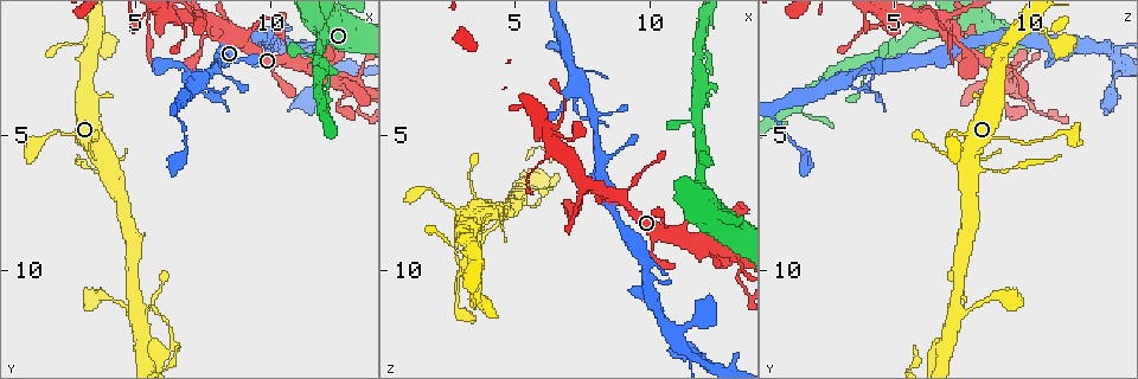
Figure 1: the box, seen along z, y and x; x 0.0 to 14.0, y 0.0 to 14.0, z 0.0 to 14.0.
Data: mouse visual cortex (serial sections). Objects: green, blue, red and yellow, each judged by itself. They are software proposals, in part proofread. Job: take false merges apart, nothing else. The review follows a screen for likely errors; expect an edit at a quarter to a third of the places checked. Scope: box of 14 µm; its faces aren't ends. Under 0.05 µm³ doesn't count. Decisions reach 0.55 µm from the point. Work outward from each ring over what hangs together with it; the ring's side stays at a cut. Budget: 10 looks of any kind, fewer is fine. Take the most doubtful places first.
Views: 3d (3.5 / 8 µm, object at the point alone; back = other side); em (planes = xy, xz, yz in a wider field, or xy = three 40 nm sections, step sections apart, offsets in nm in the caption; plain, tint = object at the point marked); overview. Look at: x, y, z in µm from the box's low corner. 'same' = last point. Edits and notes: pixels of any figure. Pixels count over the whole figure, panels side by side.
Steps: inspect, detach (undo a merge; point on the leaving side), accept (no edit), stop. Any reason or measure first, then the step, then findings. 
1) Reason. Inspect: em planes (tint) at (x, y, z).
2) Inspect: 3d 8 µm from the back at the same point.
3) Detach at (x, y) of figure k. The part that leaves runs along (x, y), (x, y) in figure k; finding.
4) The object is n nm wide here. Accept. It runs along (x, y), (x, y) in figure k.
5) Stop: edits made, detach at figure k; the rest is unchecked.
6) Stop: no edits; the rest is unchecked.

Arms run side by side. Inspect: 3d 3.5 µm from the back at (13.3, 3.4, 9.5).

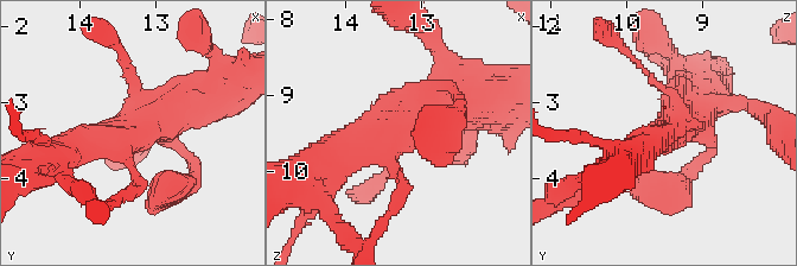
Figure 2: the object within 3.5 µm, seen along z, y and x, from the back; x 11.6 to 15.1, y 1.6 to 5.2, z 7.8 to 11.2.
Now the EM. Inspect: em xy step 1 (tint) at (13.30, 3.45, 9.50).

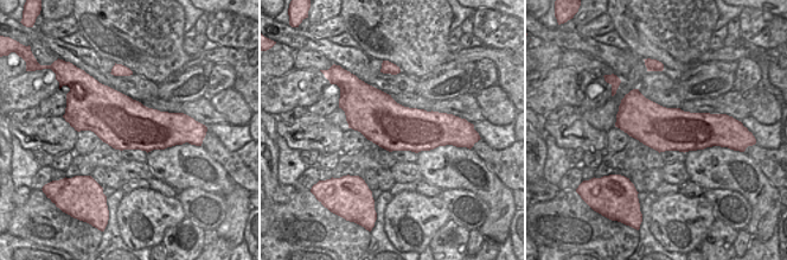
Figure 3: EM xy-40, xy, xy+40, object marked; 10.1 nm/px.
Inspect: em planes (tint) at the same point.

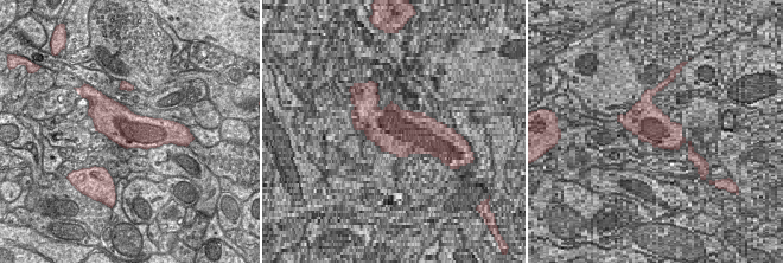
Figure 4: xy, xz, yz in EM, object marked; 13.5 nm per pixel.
Accept. All the same cell.

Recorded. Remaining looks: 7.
Branch point. Inspect: em xy step 2 (tint) at (12.0, 1.3, 5.9).

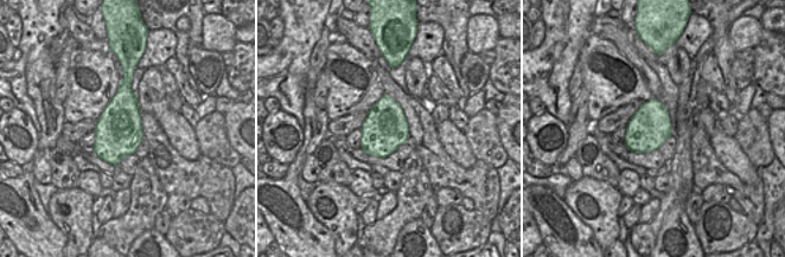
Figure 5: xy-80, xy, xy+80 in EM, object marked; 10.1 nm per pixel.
See where the arms go. Inspect: 3d 3.5 µm at the same point.

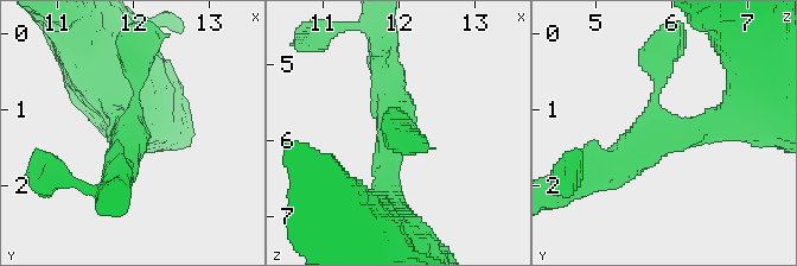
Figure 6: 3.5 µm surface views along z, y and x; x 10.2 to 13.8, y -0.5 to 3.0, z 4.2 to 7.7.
3 arms meet here. Accept. It runs along (740, 112), (597, 171) in figure 6; continuous, no second cell.

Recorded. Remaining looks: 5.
Three-way junction. Inspect: 3d 3.5 µm at (4.9, 11.5, 7.4).

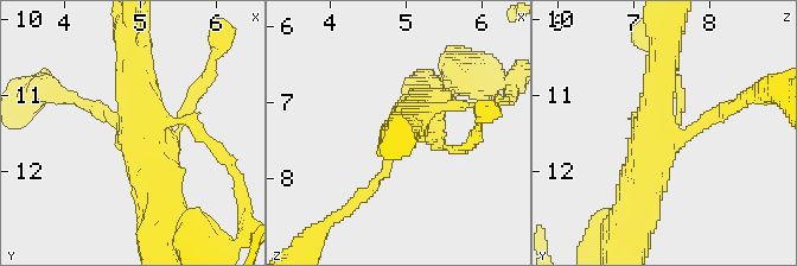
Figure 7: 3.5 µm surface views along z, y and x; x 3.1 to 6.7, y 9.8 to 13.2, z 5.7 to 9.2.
Inspect: em xy step 5 (tint) at (4.90, 11.50, 7.45).

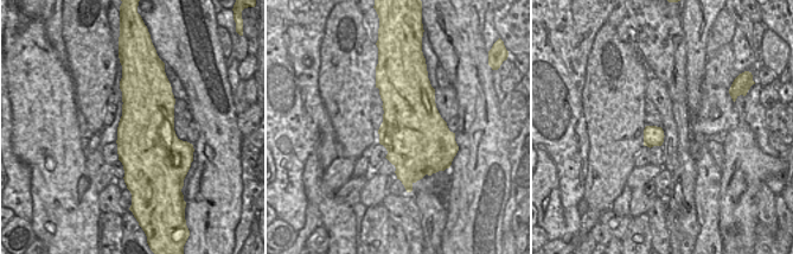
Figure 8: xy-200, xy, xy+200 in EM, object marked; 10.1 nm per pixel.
Accept. It runs along (131, 56), (159, 209) in figure 7; one cell here.

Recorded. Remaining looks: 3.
Four arms meet. Inspect: 3d 3.5 µm from the back at (7.3, 2.9, 3.3).

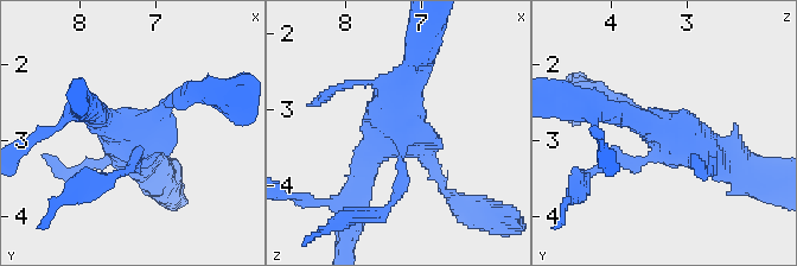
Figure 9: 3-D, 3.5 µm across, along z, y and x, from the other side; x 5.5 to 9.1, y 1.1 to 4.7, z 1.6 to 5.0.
The arms are 150, 150, 300, 500 nm wide. Detach at (396, 196) of figure 9. The part that leaves runs along (400, 157), (386, 211), (342, 221) in figure 9; a second cell is stuck on.

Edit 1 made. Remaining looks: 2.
Stop: edits made, detach at figure 9; the rest is unchecked.

